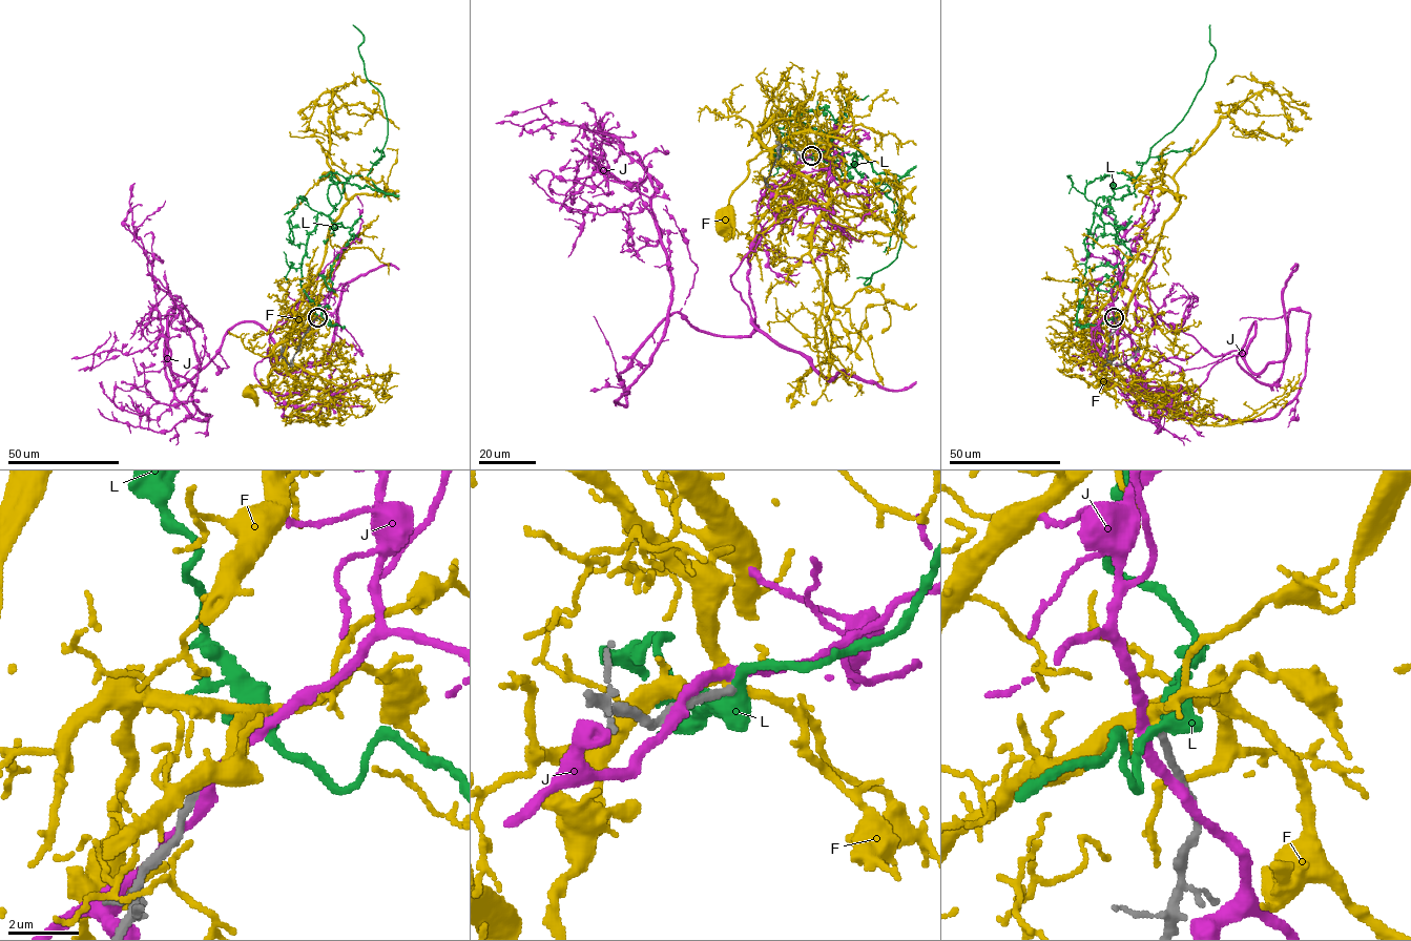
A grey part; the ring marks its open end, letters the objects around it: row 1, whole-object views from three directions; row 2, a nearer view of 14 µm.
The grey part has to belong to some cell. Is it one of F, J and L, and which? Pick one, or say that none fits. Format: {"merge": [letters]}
{"merge": []}

